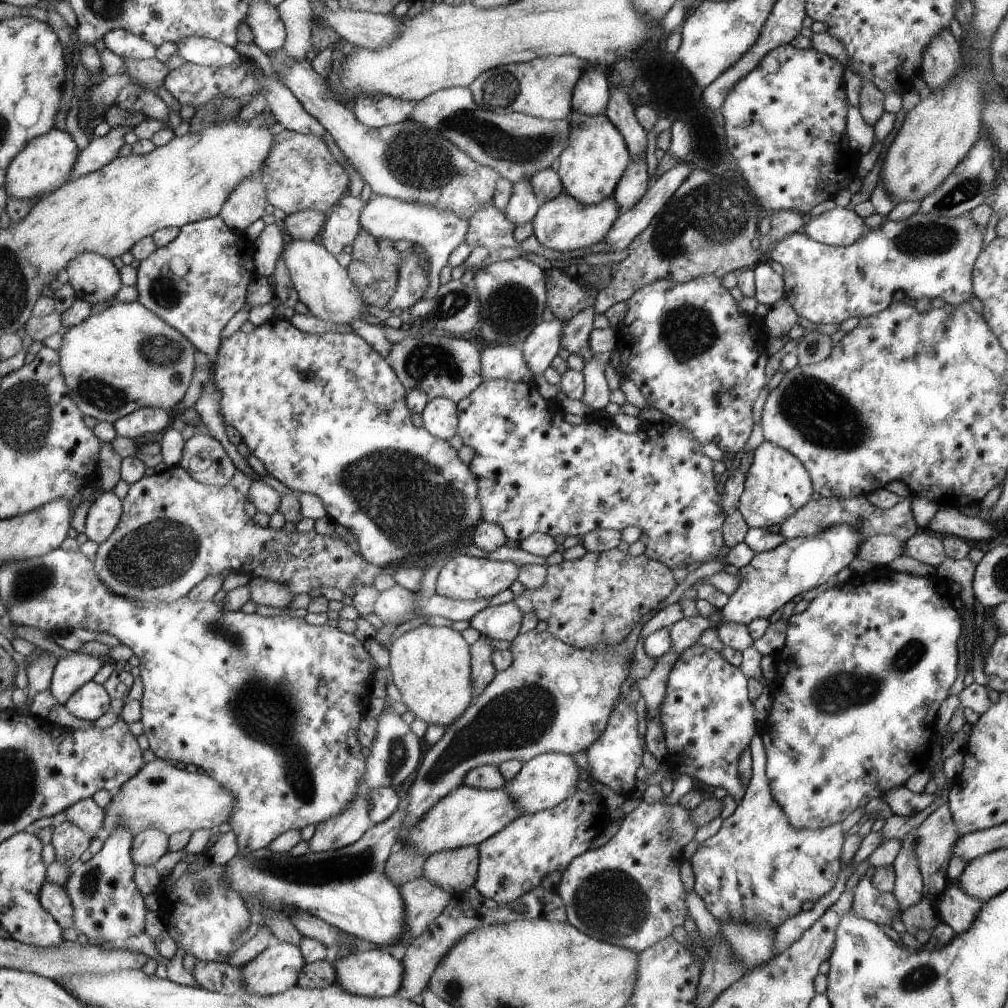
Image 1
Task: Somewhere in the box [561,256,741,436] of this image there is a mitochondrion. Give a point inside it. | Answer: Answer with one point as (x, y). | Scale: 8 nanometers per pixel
(687, 331)

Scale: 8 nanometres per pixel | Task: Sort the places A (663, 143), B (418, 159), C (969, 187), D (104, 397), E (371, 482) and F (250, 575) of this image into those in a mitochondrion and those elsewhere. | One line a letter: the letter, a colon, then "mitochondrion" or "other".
A: other
B: mitochondrion
C: mitochondrion
D: mitochondrion
E: mitochondrion
F: other

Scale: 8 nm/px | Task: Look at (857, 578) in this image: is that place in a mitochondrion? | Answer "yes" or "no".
no

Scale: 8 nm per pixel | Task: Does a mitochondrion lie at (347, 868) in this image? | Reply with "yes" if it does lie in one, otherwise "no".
yes

